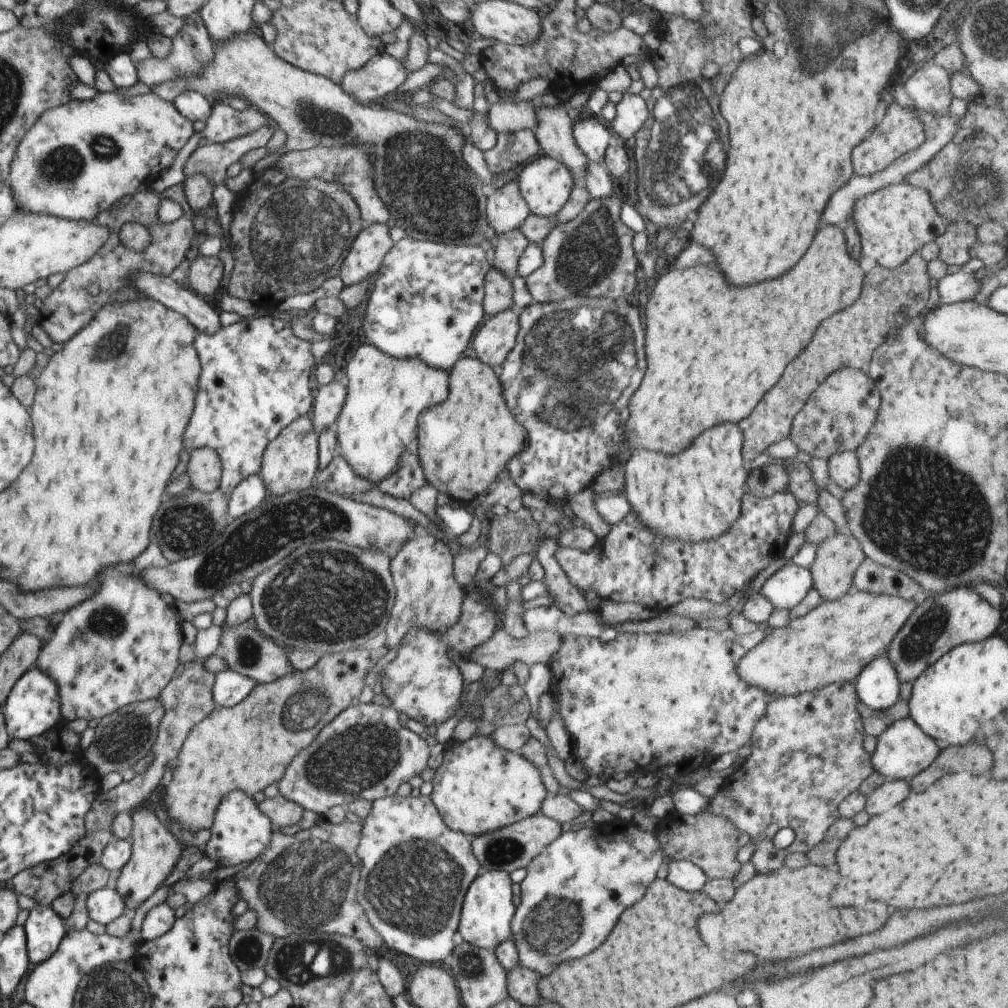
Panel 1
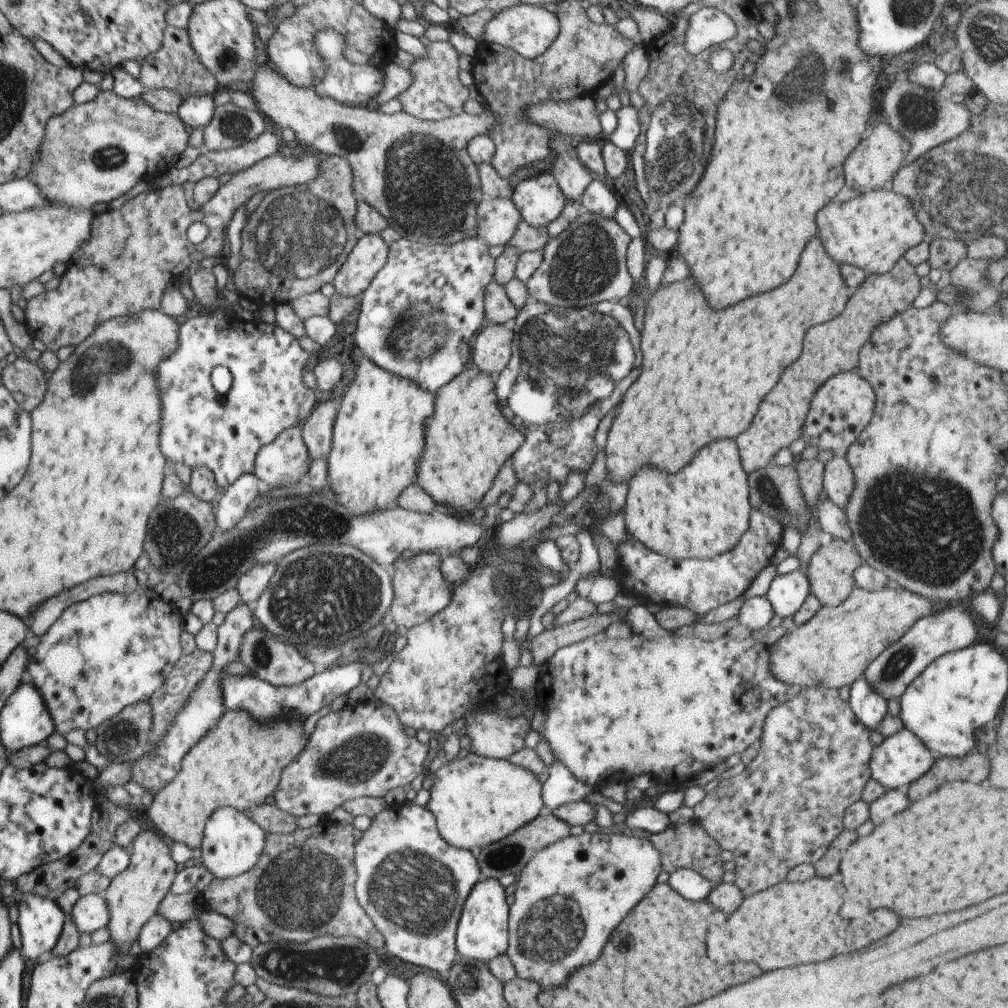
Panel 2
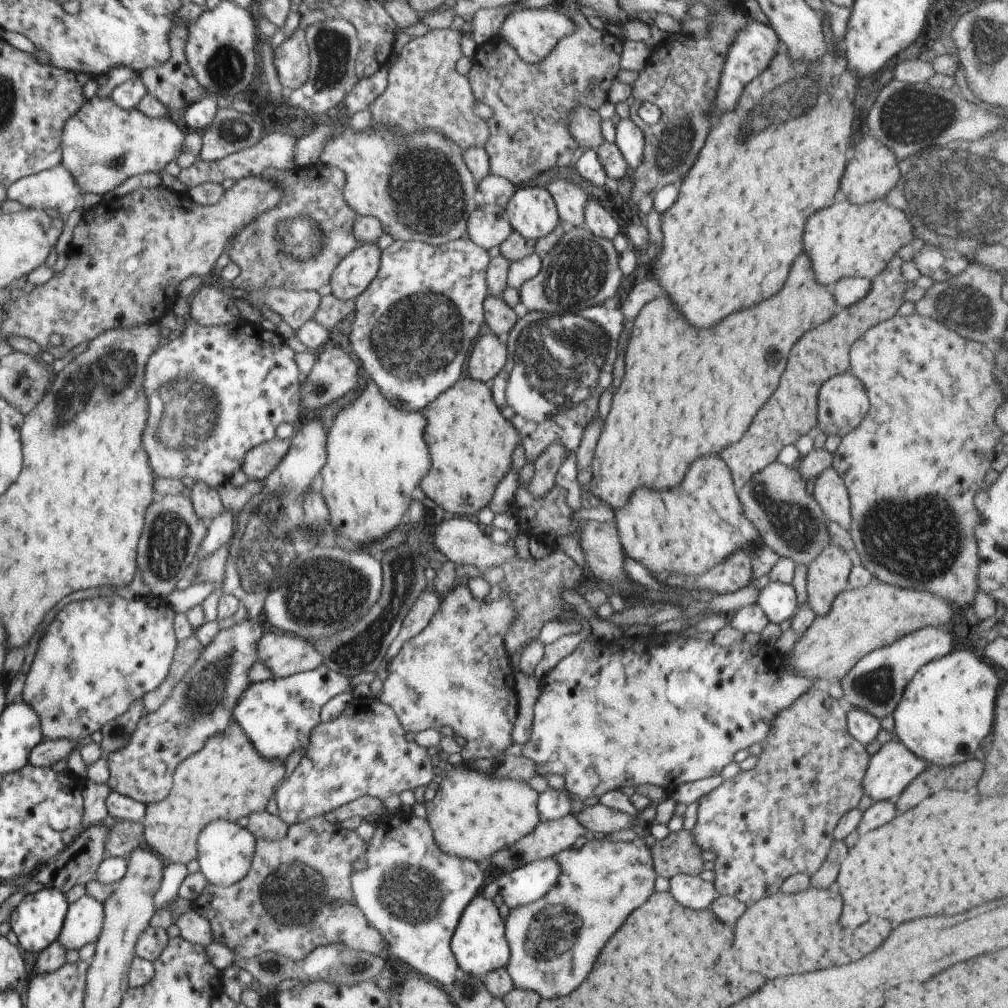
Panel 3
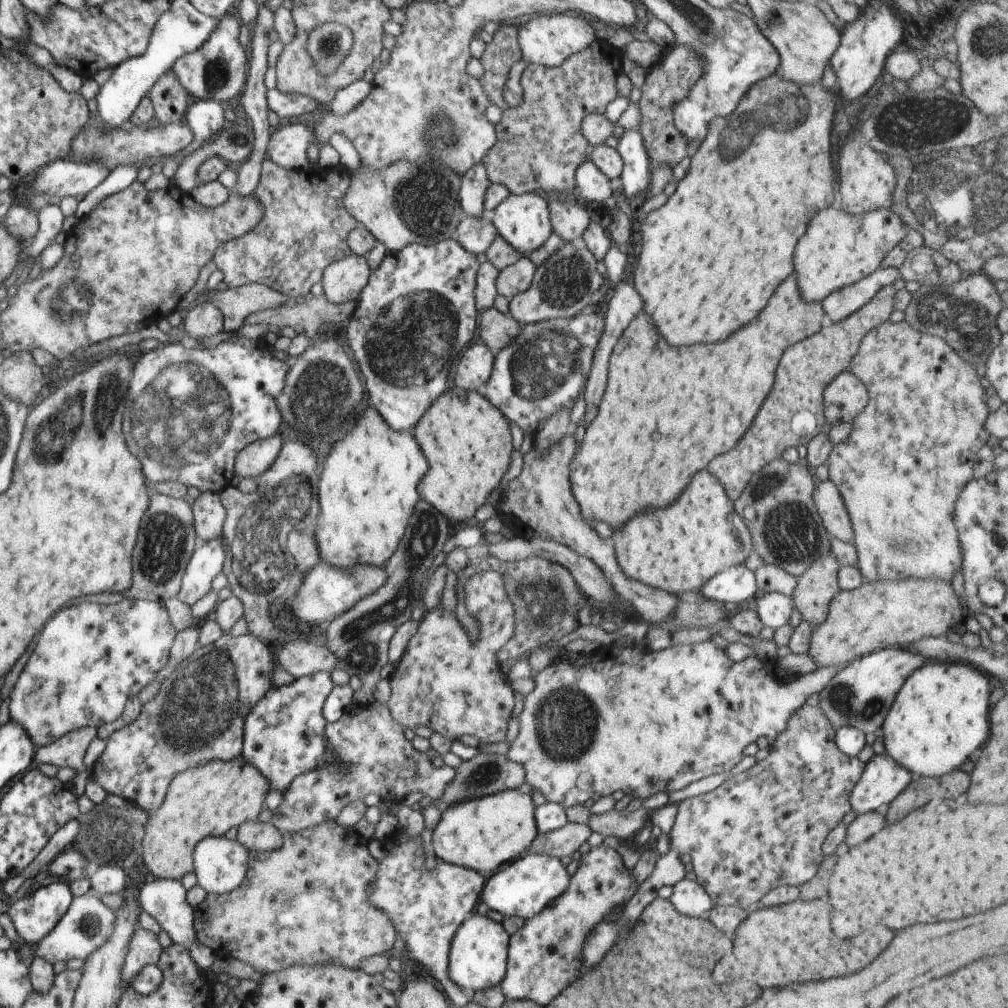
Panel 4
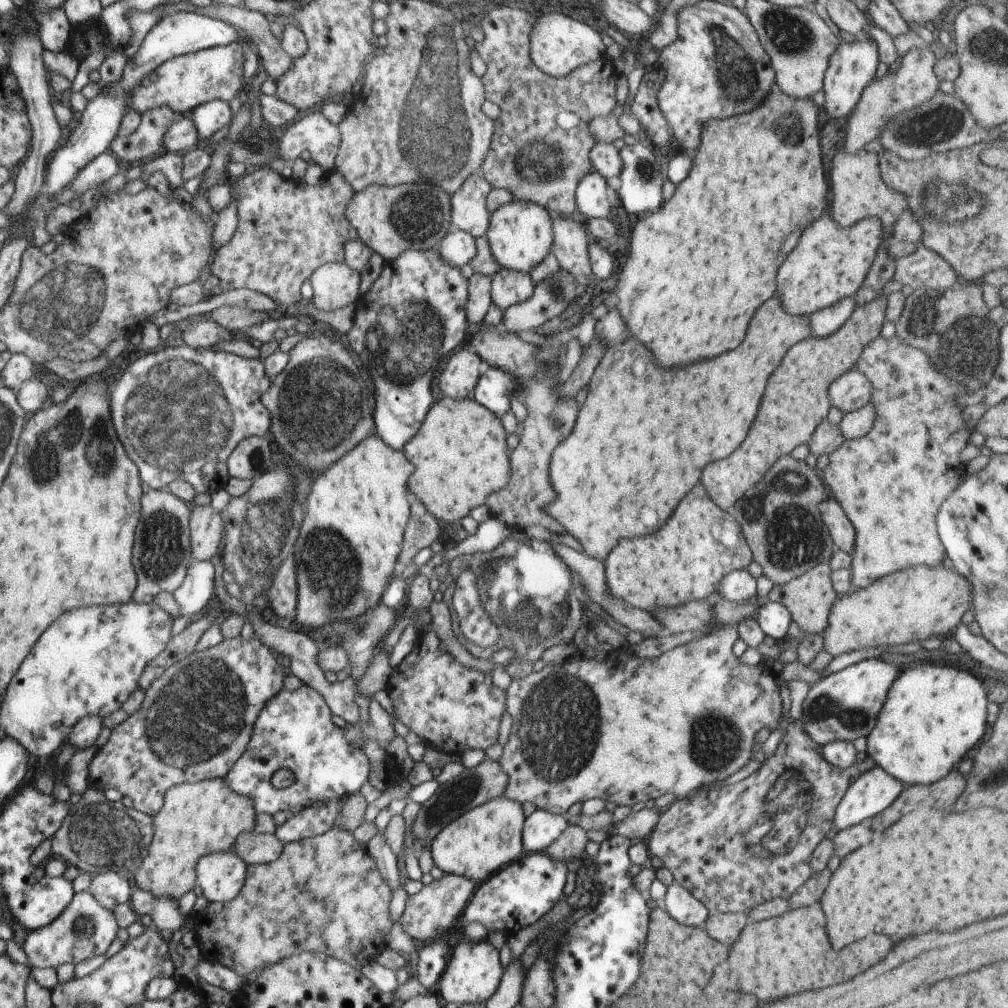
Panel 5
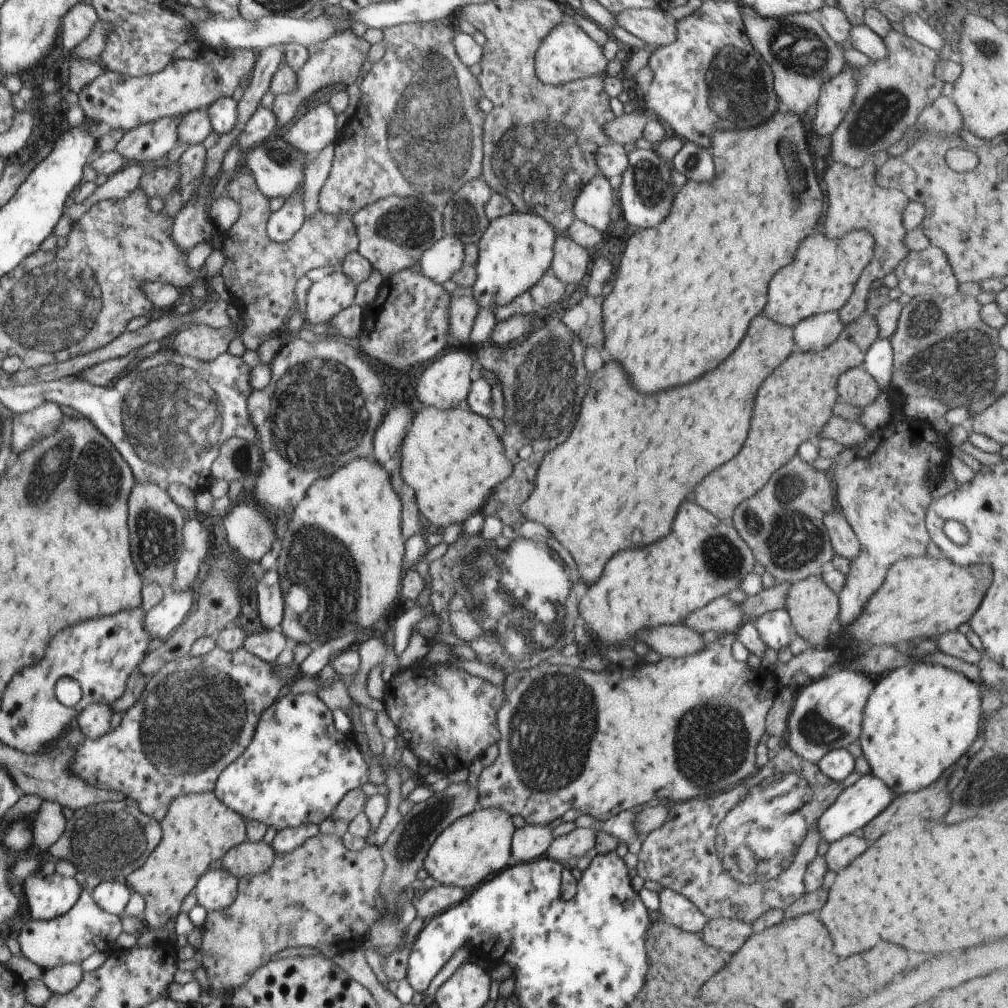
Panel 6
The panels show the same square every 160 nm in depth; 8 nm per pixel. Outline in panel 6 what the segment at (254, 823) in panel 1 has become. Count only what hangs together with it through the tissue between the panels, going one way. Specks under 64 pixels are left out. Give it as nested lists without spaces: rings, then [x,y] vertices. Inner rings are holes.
[[[224,868],[206,870],[197,881],[196,898],[207,912],[222,911],[237,898],[239,880]]]

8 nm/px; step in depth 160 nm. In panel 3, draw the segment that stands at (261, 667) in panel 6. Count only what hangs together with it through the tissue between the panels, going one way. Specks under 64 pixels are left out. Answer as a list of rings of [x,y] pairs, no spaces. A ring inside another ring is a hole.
[[[247,618],[220,630],[214,640],[203,647],[198,660],[166,702],[156,712],[146,713],[140,719],[124,748],[107,755],[110,770],[107,782],[112,791],[145,805],[168,796],[179,764],[201,751],[210,737],[221,735],[234,722],[233,708],[251,683],[249,670],[257,661],[257,642],[263,634],[263,622]]]

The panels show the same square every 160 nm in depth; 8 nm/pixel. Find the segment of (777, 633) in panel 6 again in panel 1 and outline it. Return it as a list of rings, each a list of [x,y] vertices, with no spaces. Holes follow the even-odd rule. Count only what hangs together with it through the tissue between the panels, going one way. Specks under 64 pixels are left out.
[[[790,562],[772,574],[759,592],[772,603],[774,609],[790,610],[812,587],[811,570]]]

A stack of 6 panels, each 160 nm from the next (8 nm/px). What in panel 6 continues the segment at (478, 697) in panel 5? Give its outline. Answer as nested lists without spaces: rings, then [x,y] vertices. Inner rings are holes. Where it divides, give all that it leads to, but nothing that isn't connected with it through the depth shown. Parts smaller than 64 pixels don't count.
[[[418,662],[410,668],[397,671],[389,682],[385,683],[382,694],[384,710],[404,737],[407,748],[432,771],[446,774],[469,768],[476,760],[481,759],[486,750],[500,740],[497,726],[497,713],[504,704],[504,686],[496,686],[484,678],[472,676],[449,663],[427,665]]]

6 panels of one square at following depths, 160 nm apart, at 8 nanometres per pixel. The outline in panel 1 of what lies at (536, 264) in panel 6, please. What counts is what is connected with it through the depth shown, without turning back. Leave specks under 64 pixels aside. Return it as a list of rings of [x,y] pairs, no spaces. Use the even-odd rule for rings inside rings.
[[[548,155],[528,162],[517,182],[529,209],[538,216],[557,215],[575,184],[570,169]]]

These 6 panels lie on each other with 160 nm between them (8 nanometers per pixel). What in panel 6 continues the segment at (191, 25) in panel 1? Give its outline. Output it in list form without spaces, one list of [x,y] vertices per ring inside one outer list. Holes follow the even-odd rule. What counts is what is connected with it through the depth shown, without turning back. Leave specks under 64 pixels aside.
[[[165,117],[125,132],[115,151],[126,162],[159,163],[177,143],[178,119]]]

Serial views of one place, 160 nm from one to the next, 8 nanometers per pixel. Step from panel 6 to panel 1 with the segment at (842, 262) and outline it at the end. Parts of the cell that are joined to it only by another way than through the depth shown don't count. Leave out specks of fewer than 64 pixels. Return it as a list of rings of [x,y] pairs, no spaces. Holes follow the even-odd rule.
[[[906,181],[885,186],[858,200],[852,219],[861,236],[863,256],[889,269],[904,264],[925,244],[935,241],[948,225],[934,206],[930,193]]]

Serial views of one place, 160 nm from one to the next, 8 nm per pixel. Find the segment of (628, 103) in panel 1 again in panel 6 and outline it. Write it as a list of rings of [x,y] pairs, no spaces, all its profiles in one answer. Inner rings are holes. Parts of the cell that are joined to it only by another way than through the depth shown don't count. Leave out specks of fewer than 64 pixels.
[[[636,149],[628,152],[628,169],[621,175],[620,204],[626,223],[636,226],[638,230],[660,224],[674,202],[678,192],[672,183],[672,167],[670,161],[661,157],[656,150]]]

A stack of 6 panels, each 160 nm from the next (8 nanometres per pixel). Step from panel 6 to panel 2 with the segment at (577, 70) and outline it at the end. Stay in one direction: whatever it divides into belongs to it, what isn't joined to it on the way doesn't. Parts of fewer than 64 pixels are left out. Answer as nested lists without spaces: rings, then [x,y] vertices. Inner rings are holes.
[[[518,4],[518,6],[496,13],[496,16],[485,25],[481,37],[477,39],[481,39],[483,44],[489,43],[510,48],[512,51],[518,52],[524,59],[534,59],[534,56],[540,56],[550,48],[550,44],[553,44],[558,37],[559,30],[558,18],[546,8]]]

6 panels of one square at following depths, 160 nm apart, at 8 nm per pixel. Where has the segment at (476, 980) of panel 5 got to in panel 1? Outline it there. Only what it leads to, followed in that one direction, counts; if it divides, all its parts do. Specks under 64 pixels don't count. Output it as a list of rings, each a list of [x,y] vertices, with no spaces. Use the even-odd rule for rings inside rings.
[[[502,869],[482,870],[470,883],[463,900],[458,933],[475,947],[494,949],[504,940],[512,938],[511,920],[515,913],[512,902],[510,873]]]

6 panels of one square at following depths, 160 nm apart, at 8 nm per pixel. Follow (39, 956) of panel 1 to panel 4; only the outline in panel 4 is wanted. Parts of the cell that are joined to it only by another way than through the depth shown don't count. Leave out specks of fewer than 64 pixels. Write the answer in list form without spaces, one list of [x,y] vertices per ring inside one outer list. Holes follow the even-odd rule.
[[[52,883],[35,889],[33,894],[16,897],[4,914],[14,924],[19,944],[38,944],[64,916],[73,901],[69,885]]]

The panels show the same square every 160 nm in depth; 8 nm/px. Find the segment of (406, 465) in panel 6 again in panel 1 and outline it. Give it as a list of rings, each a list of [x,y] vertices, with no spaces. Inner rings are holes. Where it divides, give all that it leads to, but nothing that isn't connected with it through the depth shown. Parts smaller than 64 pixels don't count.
[[[460,356],[450,372],[450,394],[448,398],[434,406],[426,407],[420,416],[420,434],[417,436],[415,451],[425,472],[427,484],[432,485],[438,492],[445,492],[450,498],[464,502],[480,496],[494,480],[505,470],[507,462],[518,454],[527,444],[529,438],[526,427],[518,424],[510,414],[497,370],[483,363],[478,357]]]

